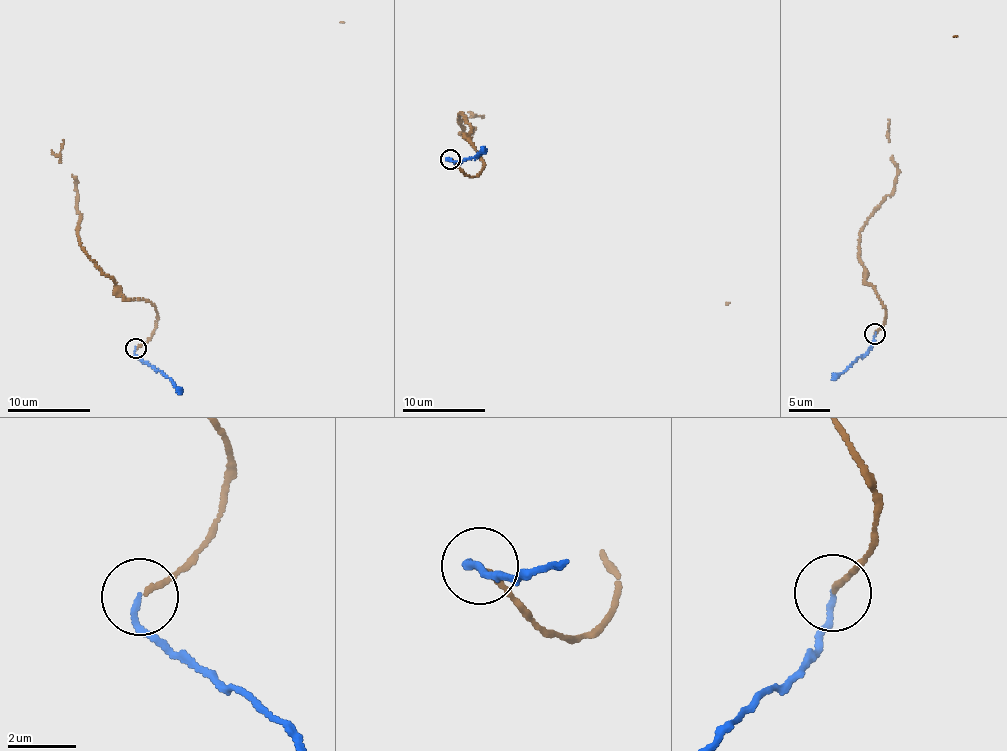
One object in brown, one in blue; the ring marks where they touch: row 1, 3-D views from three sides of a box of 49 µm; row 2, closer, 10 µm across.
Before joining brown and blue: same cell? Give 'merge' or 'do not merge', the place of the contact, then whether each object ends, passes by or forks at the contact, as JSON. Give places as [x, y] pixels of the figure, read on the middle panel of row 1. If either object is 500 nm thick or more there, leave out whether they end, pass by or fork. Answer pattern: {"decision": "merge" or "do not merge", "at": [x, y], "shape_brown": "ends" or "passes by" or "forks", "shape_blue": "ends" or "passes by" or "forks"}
{"decision": "merge", "at": [450, 159], "shape_brown": "ends", "shape_blue": "ends"}

